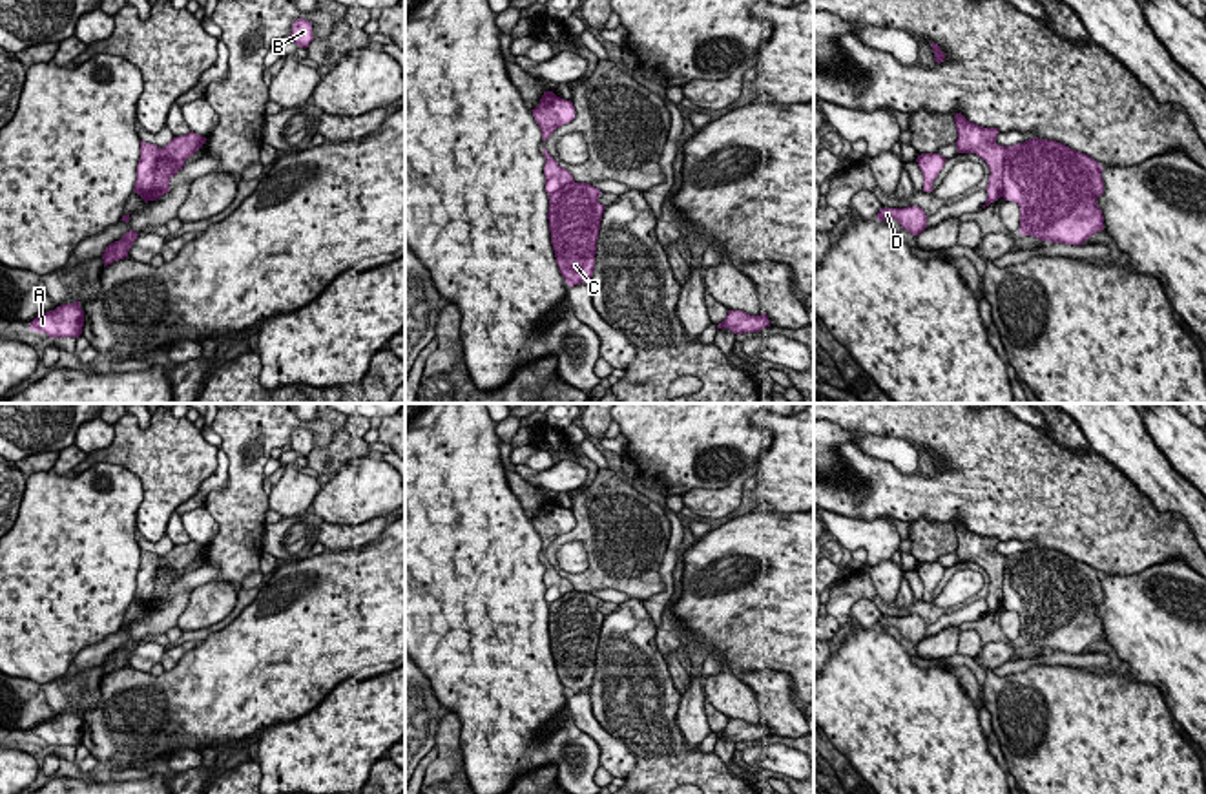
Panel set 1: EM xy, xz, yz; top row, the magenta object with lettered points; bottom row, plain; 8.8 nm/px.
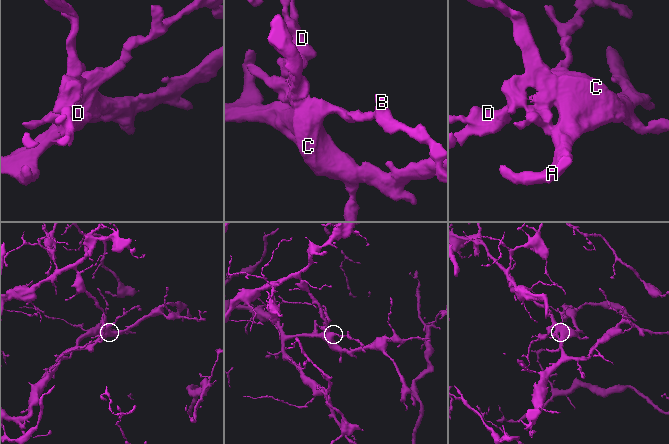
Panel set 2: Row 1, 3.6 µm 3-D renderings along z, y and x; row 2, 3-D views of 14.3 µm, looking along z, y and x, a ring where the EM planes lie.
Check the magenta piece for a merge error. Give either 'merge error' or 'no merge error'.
merge error

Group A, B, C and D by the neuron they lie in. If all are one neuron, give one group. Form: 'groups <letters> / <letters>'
groups A B C / D

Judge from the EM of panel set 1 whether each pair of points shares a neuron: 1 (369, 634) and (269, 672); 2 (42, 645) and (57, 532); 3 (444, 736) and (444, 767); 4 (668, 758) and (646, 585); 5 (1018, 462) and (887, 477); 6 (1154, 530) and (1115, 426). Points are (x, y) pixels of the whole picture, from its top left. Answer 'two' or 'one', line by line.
1: one
2: one
3: one
4: two
5: one
6: two

